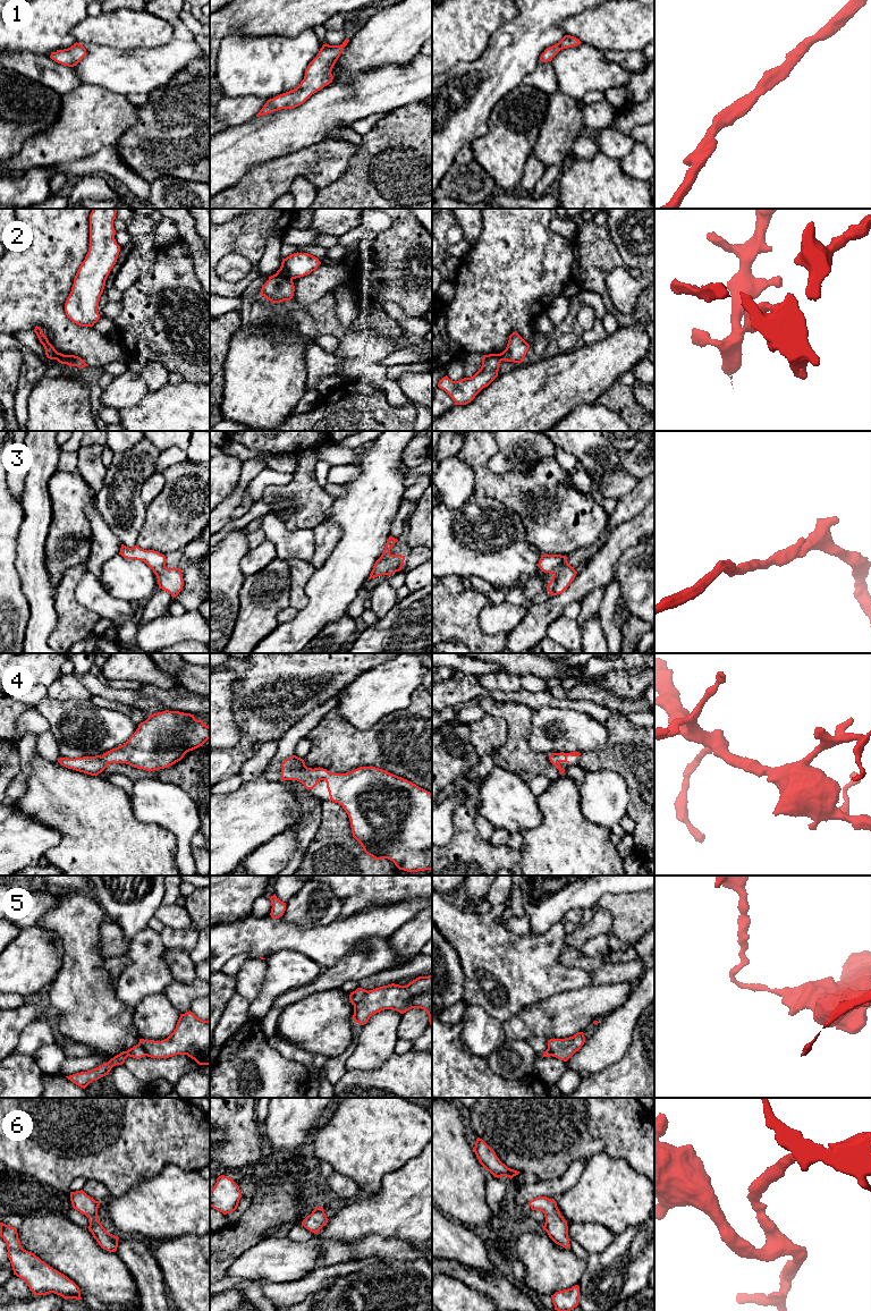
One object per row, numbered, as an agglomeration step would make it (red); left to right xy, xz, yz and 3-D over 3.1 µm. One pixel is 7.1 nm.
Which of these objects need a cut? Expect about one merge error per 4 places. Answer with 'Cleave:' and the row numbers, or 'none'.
Cleave: 2, 5

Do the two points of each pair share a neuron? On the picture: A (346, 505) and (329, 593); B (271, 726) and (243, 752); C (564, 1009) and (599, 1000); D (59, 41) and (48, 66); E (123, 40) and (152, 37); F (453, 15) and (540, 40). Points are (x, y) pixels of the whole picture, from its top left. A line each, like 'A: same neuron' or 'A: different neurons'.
A: same neuron
B: same neuron
C: same neuron
D: different neurons
E: same neuron
F: different neurons

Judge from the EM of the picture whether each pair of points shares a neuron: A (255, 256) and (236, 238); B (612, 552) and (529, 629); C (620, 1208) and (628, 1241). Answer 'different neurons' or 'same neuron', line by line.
A: same neuron
B: same neuron
C: different neurons

